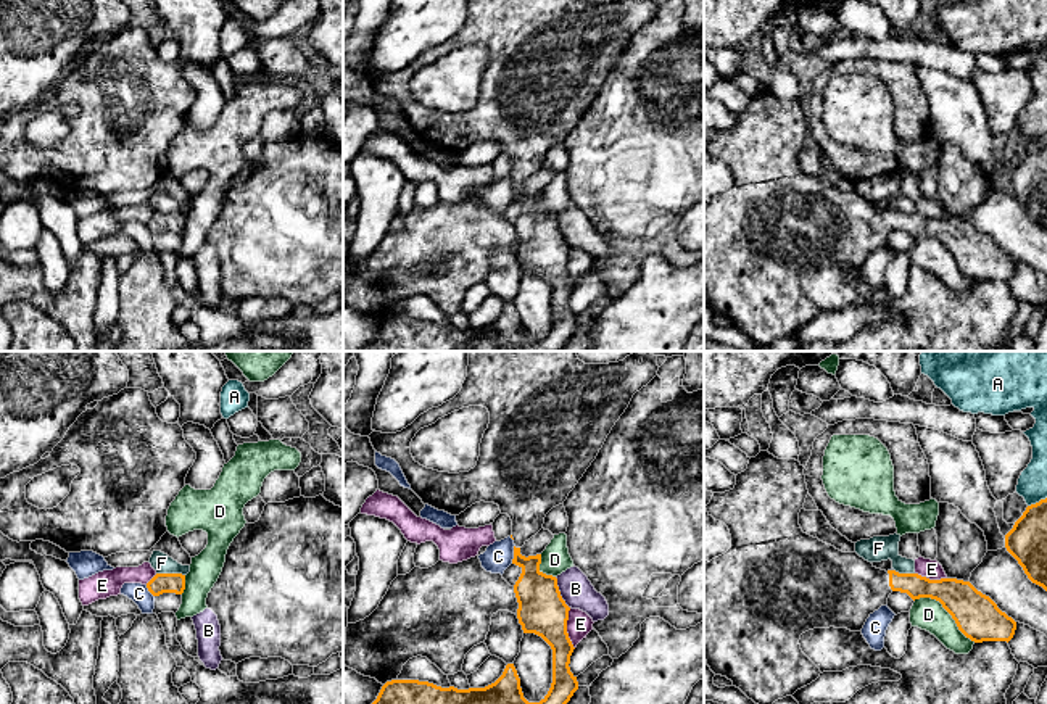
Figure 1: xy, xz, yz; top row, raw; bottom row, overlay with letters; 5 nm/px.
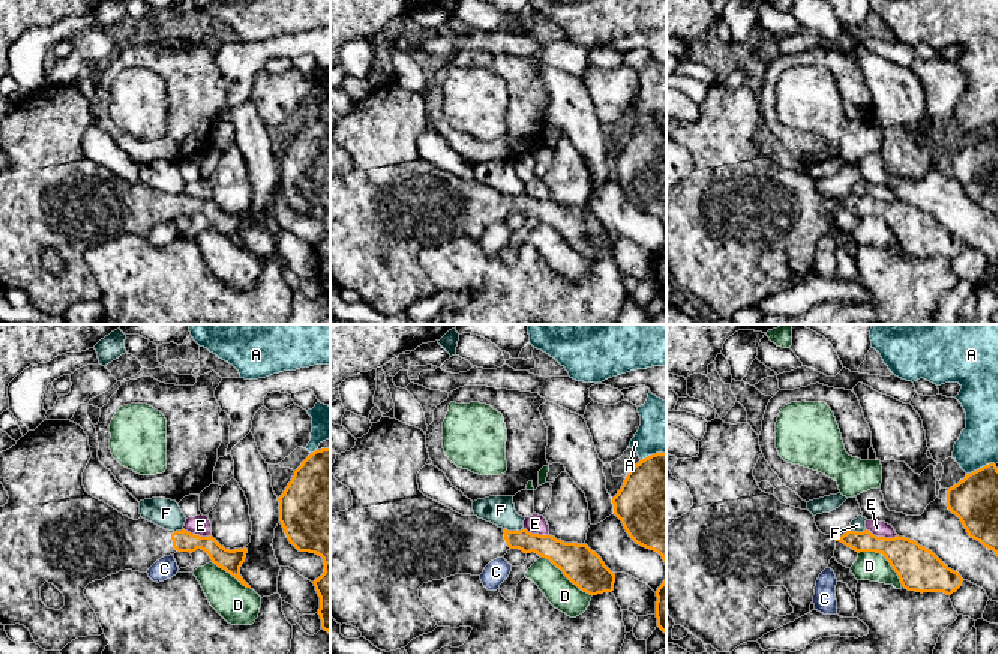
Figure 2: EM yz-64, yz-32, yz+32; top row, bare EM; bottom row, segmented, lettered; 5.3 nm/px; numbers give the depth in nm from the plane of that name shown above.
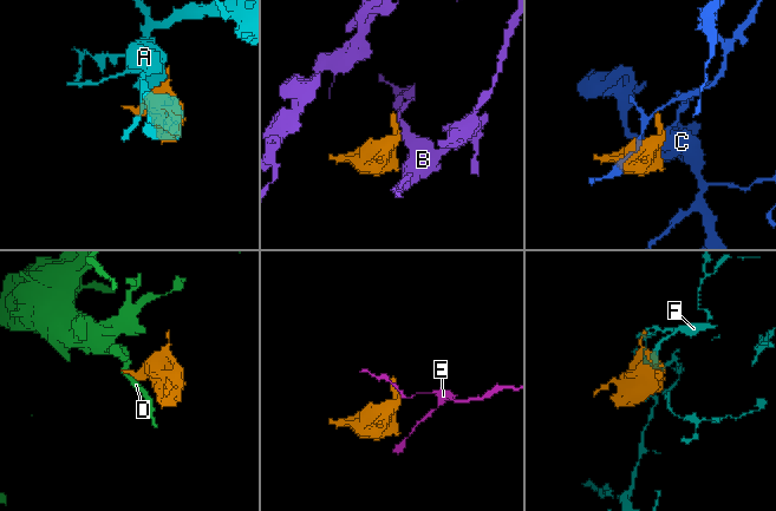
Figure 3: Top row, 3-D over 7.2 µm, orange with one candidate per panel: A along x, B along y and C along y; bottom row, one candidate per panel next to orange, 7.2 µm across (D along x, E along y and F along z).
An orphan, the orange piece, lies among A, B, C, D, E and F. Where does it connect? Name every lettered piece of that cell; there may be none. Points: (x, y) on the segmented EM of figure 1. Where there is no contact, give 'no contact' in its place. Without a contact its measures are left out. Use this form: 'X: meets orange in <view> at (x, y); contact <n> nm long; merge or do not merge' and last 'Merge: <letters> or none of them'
A: meets orange in yz at (1036, 503); contact 110 nm long; do not merge
B: meets orange in xz at (559, 593); contact 180 nm long; do not merge
C: meets orange in xz at (514, 554); contact 100 nm long; do not merge
D: meets orange in yz at (946, 609); contact 380 nm long; do not merge
E: meets orange in xz at (566, 629); contact 200 nm long; do not merge
F: meets orange in xy at (171, 574); contact 140 nm long; do not merge
Merge: none of them

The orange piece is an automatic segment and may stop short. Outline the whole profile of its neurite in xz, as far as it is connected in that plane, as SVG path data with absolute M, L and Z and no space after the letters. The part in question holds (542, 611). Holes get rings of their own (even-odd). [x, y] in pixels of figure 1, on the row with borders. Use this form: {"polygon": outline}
{"polygon": "M469 351L467 377L461 391L438 408L420 414L396 433L372 432L370 443L382 456L395 459L411 490L438 511L459 516L475 503L495 503L512 520L514 559L522 569L514 585L519 603L517 619L524 633L541 636L552 649L552 683L540 702L528 702L514 664L485 688L441 688L419 680L387 681L372 704L567 704L578 690L570 672L573 644L567 633L570 607L561 596L557 578L540 570L541 554L522 556L520 548L535 536L546 514L564 504L586 469L596 459L615 422L633 395L657 375L657 356L635 351L623 361L585 364L575 351ZM469 406L483 406L490 424L480 443L477 466L469 472L449 474L427 469L414 461L411 441L416 433L438 419Z"}

